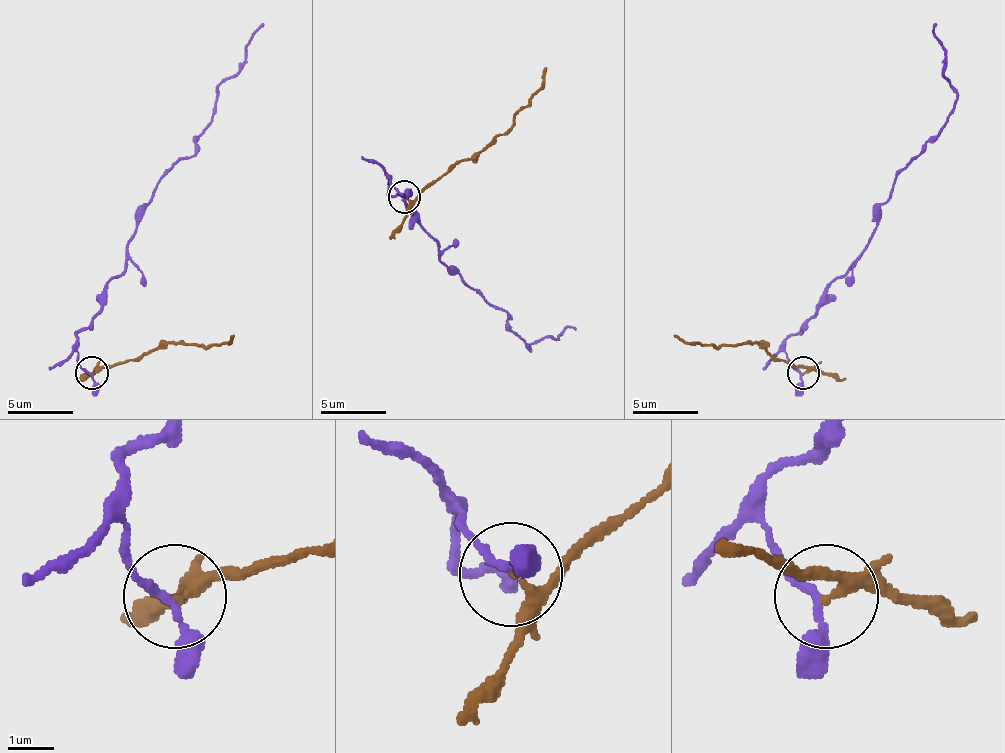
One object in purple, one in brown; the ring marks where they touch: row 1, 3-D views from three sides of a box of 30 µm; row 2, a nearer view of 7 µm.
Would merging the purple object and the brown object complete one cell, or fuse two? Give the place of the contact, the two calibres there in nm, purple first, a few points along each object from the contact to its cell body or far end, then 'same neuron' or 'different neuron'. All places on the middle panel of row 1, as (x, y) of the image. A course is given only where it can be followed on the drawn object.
place (404, 196); calibres 160 and 180 nm; course purple (403, 194), (390, 178), (390, 191), (436, 240), (439, 259), (508, 315), (527, 351), (566, 328), (576, 331); course brown (403, 197), (413, 201), (482, 152), (514, 122), (544, 80), (547, 67); different neuron

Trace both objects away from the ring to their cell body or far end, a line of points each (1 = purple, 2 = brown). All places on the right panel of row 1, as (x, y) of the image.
1: (801, 372), (784, 342), (866, 245), (892, 183), (947, 121), (957, 98), (944, 75), (938, 23)
2: (804, 372), (781, 362), (758, 342), (729, 346), (686, 342), (673, 336)

